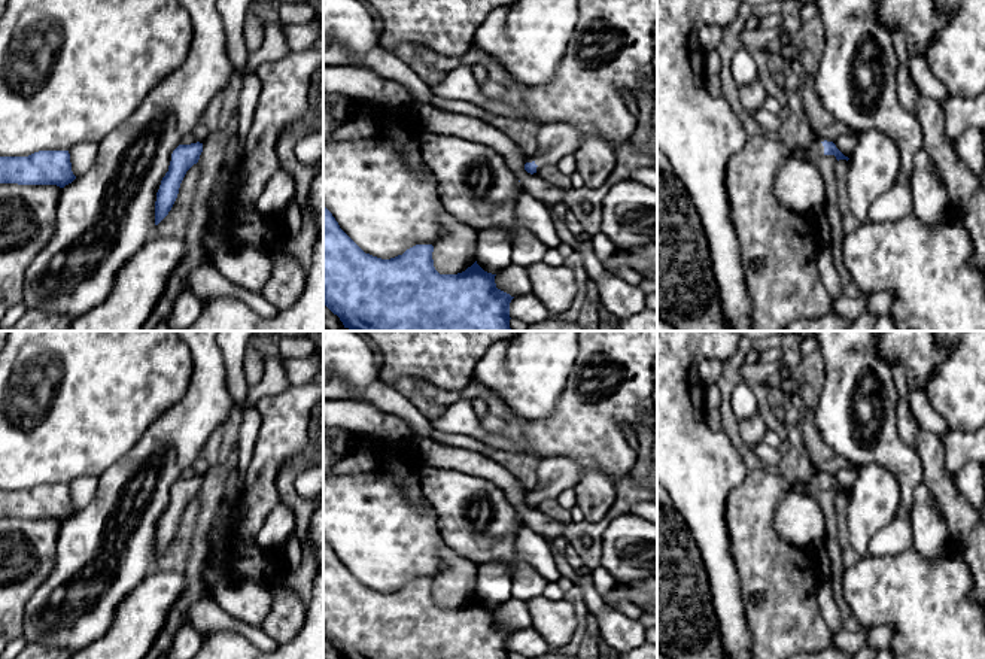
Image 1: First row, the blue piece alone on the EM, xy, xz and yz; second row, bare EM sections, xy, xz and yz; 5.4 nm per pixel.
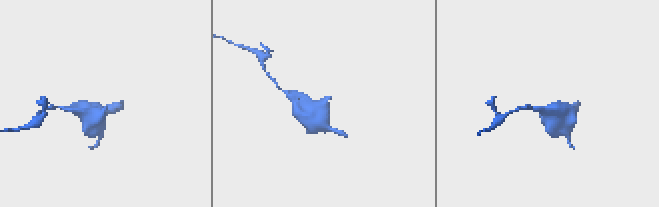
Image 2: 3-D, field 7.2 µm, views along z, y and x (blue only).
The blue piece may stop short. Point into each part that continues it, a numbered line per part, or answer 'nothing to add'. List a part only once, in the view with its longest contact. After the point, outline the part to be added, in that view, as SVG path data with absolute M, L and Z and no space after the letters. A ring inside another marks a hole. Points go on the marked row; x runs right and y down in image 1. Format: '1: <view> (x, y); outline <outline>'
1: yz (817, 149); outline M818 139L814 140L814 143L812 143L811 149L809 149L809 154L814 158L824 155L824 146Z

